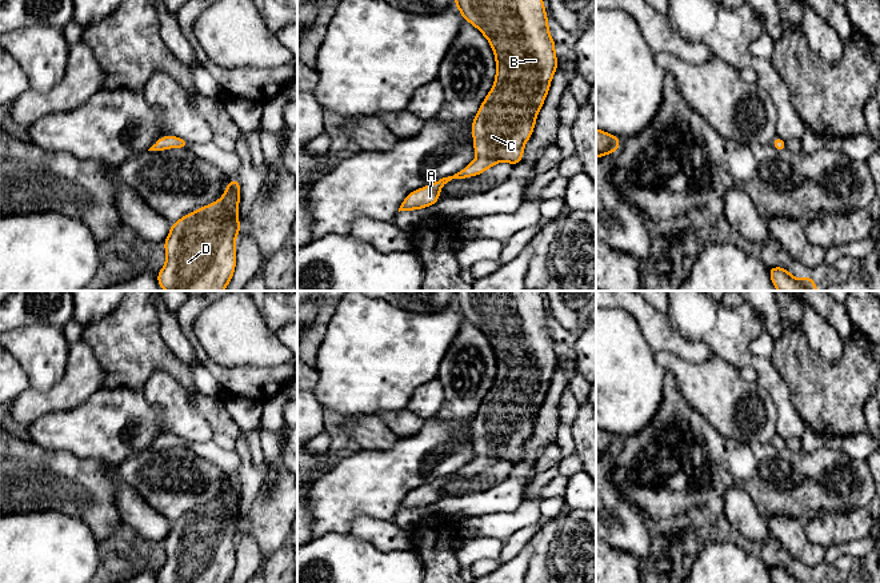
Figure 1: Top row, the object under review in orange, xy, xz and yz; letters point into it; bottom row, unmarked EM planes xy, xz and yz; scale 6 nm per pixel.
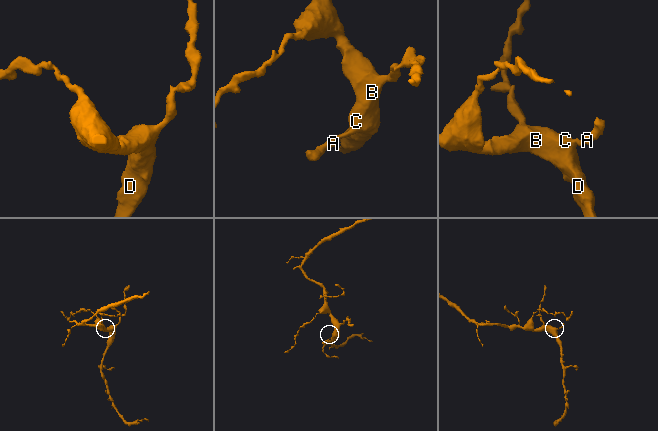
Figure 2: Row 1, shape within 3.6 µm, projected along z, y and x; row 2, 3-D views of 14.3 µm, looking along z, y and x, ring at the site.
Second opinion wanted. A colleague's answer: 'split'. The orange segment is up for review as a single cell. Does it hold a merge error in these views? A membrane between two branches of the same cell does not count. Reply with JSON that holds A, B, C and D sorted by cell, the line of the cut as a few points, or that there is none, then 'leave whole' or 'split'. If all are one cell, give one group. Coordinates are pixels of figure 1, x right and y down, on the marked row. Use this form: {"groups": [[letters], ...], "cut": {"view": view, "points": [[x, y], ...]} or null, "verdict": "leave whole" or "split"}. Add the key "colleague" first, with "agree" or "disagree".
{"colleague": "disagree", "groups": [["A", "B", "C", "D"]], "cut": null, "verdict": "leave whole"}

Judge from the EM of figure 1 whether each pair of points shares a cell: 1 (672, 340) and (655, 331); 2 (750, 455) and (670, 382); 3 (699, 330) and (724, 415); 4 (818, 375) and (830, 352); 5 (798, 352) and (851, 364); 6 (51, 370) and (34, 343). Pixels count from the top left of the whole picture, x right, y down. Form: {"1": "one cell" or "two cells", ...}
{"1": "one cell", "2": "one cell", "3": "two cells", "4": "two cells", "5": "one cell", "6": "one cell"}

